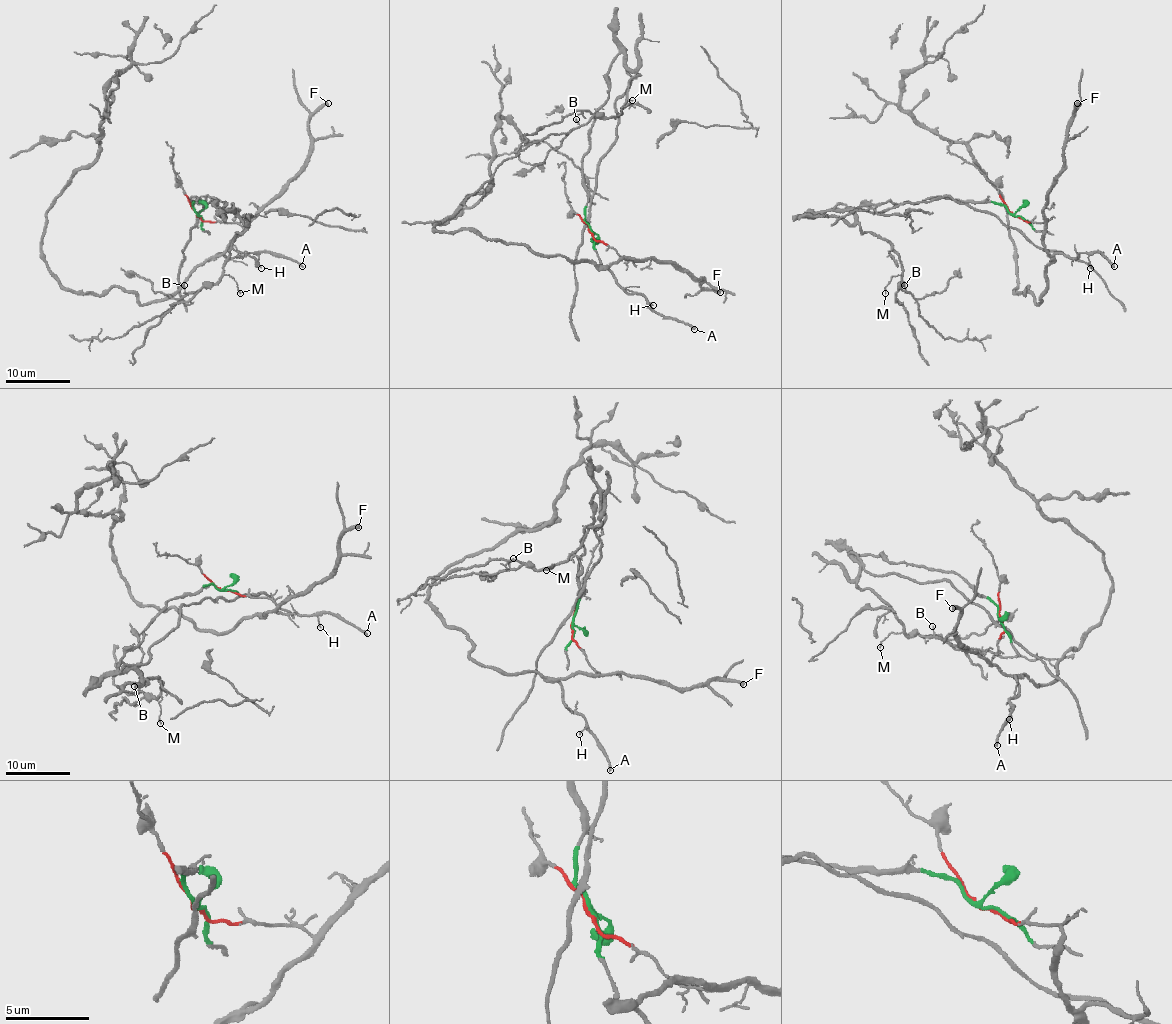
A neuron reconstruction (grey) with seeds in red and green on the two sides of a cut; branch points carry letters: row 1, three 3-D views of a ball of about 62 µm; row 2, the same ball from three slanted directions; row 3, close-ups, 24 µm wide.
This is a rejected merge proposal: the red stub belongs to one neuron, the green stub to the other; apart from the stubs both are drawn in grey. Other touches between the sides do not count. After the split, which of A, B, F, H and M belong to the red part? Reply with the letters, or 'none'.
A, F, H

